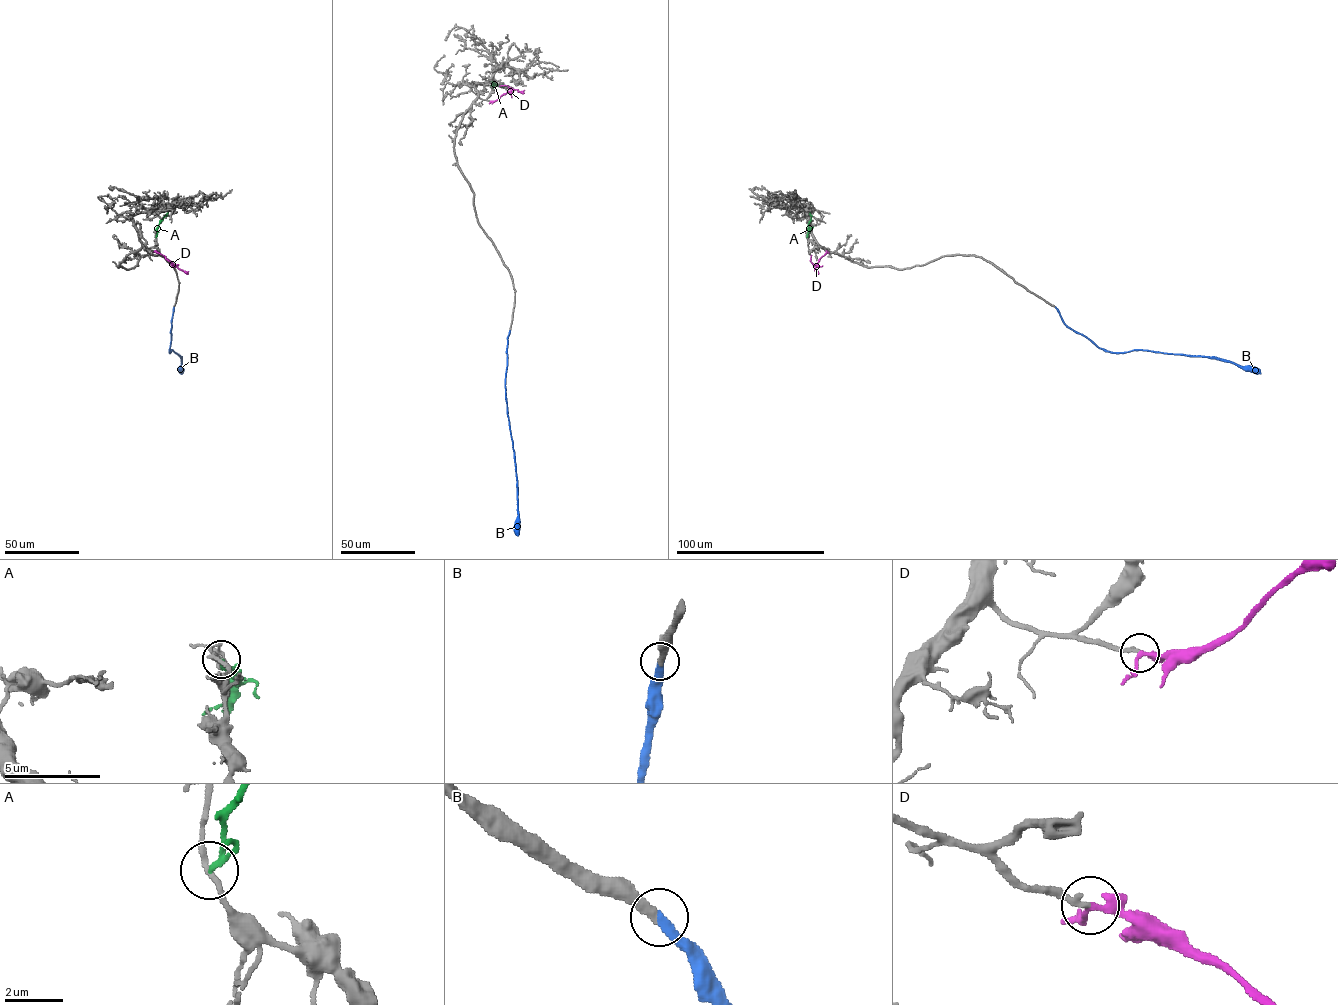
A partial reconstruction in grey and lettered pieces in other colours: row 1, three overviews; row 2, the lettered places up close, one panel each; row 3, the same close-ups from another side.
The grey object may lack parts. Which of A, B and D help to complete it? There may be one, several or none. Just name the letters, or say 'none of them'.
B, D

